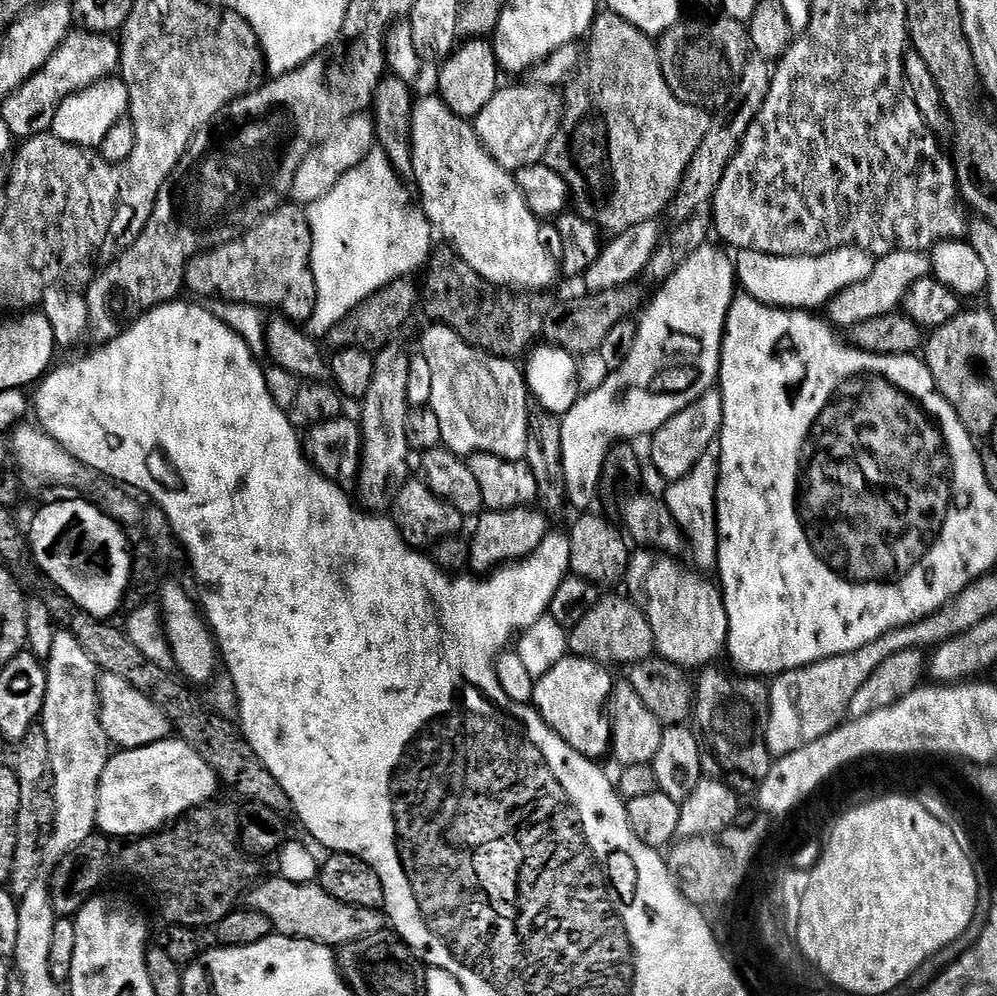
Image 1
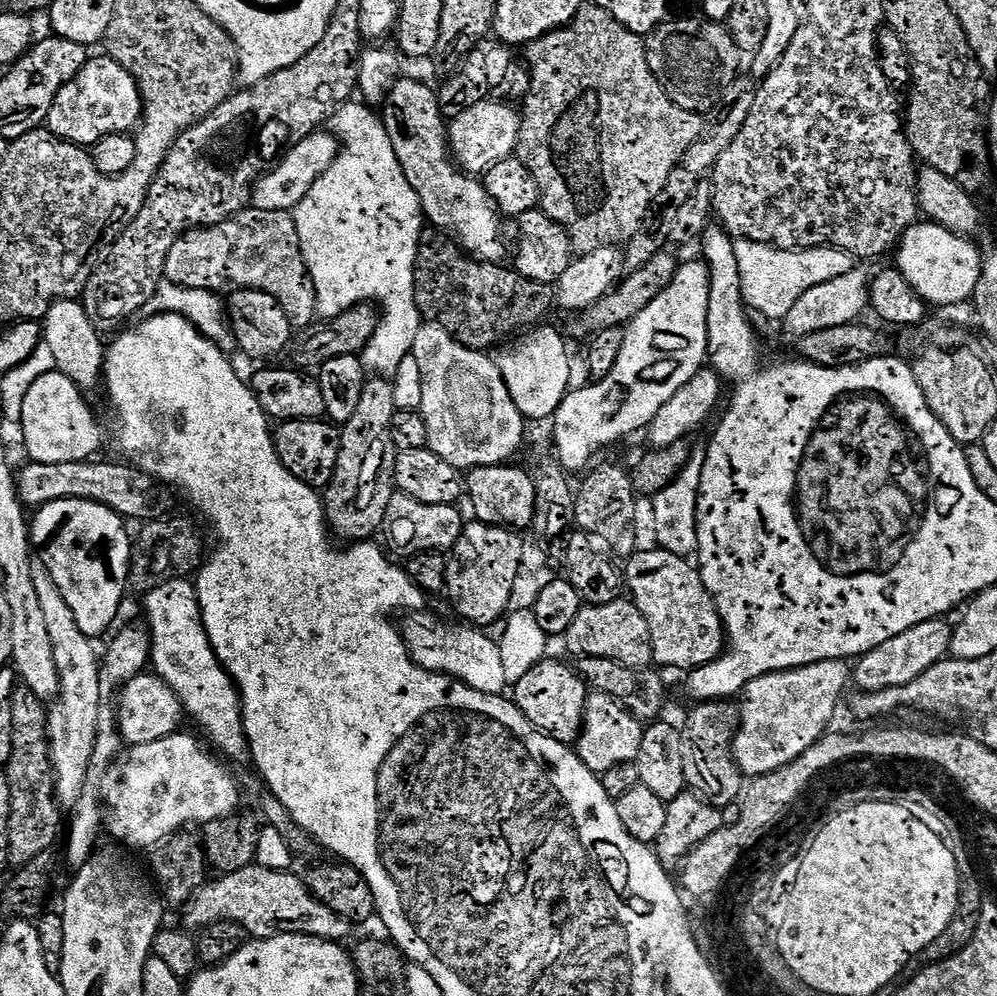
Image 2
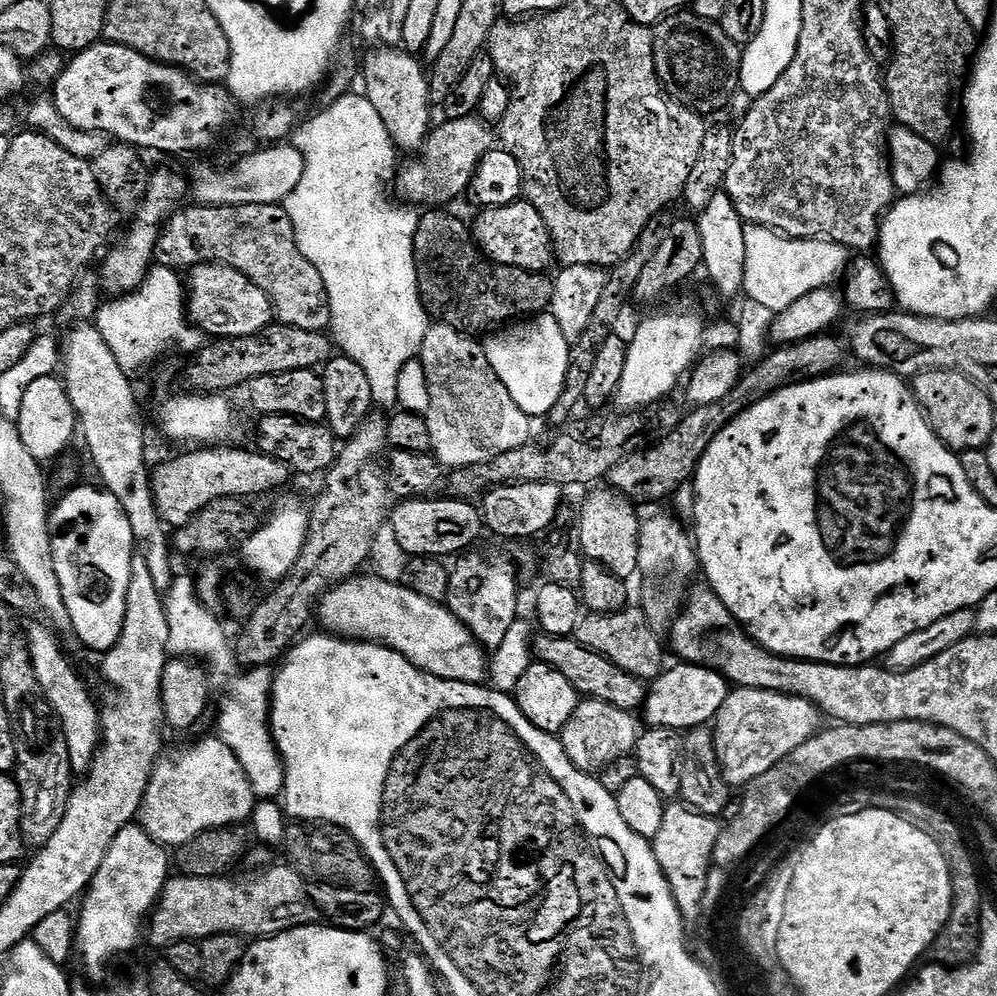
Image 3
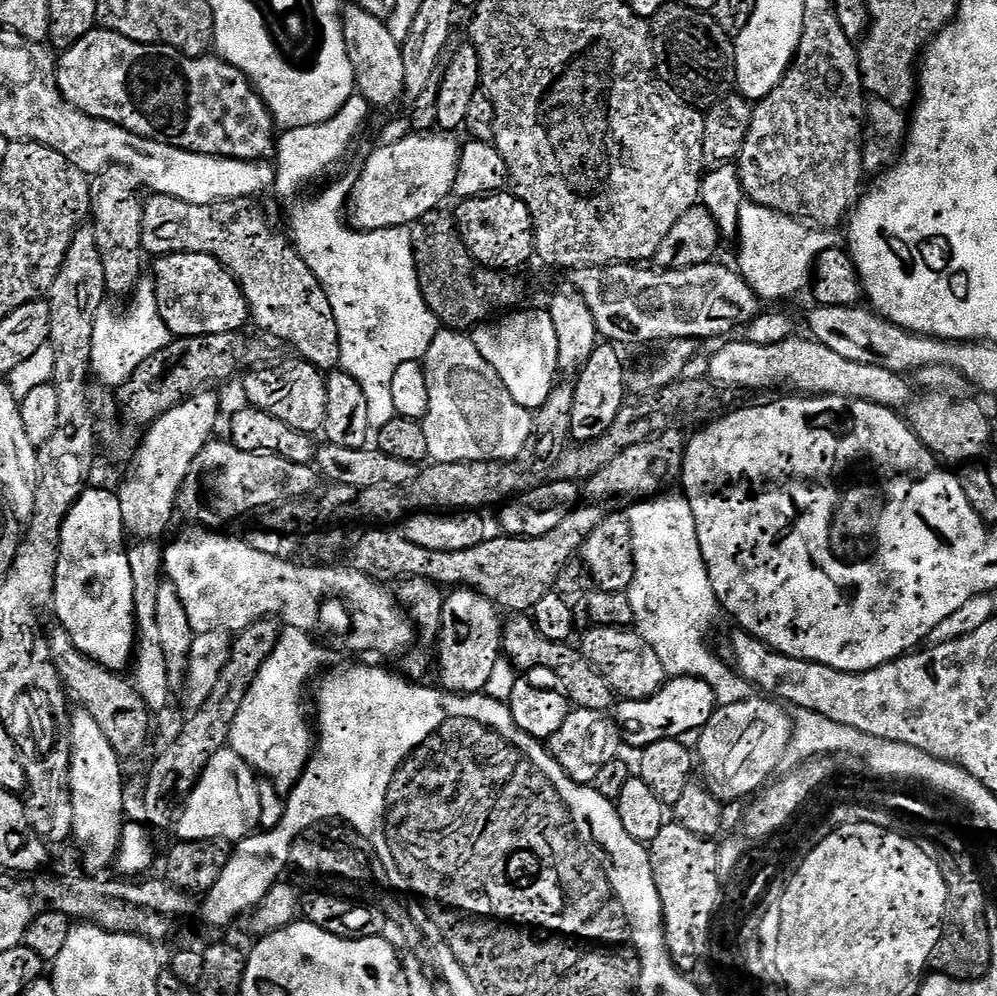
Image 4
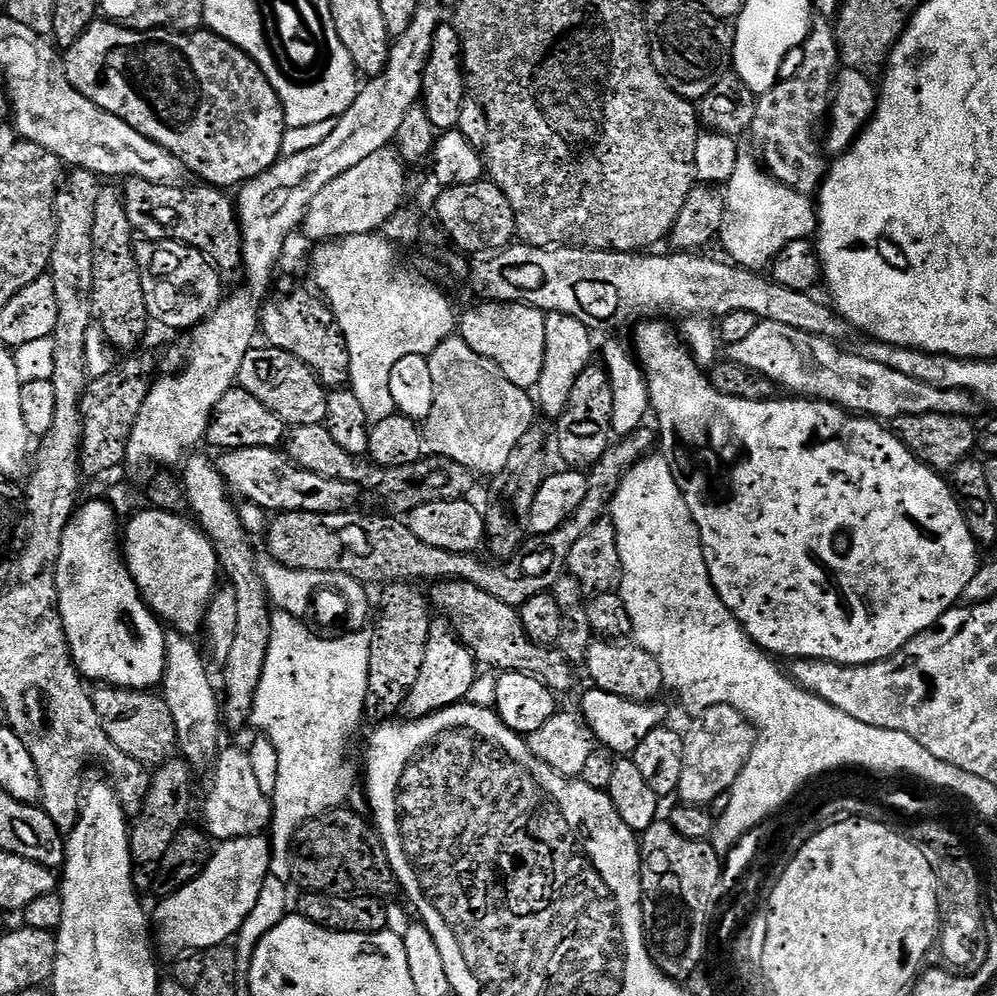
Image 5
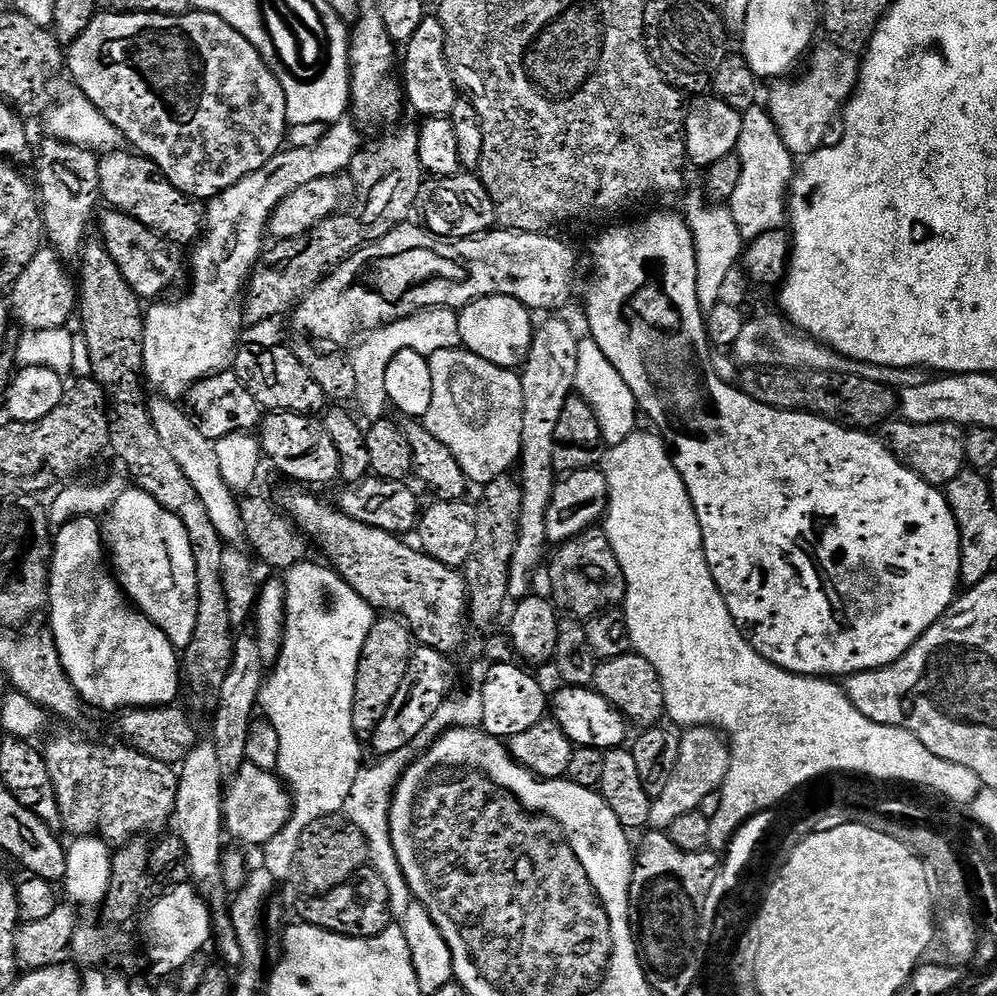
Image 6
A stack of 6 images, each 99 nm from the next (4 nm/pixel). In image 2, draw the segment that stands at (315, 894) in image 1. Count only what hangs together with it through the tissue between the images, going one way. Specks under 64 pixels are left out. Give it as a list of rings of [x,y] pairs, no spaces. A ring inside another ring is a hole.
[[[255,863],[237,872],[217,875],[217,880],[209,879],[188,901],[183,909],[183,923],[192,930],[207,930],[213,924],[241,924],[249,937],[258,940],[294,934],[344,942],[354,928],[353,921],[322,903],[309,890],[305,877],[294,873],[292,870],[264,868]]]

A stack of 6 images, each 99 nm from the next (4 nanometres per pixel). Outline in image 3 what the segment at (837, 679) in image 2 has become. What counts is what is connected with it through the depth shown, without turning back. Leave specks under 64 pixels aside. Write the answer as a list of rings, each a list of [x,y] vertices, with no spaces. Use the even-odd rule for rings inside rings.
[[[733,687],[731,691],[729,696],[727,693],[723,697],[720,712],[716,715],[714,735],[720,769],[733,786],[746,786],[754,778],[766,774],[766,770],[798,750],[798,746],[816,735],[821,727],[821,709],[807,696],[762,688]]]

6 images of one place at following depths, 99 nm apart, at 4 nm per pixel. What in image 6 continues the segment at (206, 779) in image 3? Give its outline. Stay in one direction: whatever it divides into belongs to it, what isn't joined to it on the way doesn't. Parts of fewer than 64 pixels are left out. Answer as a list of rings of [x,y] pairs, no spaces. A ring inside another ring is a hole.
[[[245,762],[242,770],[231,777],[224,797],[224,826],[229,837],[244,844],[262,846],[286,826],[292,816],[292,798],[275,771],[264,771]]]

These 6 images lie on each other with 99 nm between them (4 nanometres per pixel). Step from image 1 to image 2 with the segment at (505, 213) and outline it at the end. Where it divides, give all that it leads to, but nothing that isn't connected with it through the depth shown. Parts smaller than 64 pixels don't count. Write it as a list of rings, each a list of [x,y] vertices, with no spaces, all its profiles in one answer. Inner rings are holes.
[[[400,78],[391,92],[390,104],[396,107],[412,143],[408,148],[409,156],[406,156],[407,174],[420,195],[425,217],[445,228],[448,231],[445,233],[455,237],[471,255],[489,262],[503,261],[504,244],[500,241],[502,212],[484,184],[475,175],[465,174],[454,163],[446,131],[446,113],[440,108],[437,89],[416,80]]]

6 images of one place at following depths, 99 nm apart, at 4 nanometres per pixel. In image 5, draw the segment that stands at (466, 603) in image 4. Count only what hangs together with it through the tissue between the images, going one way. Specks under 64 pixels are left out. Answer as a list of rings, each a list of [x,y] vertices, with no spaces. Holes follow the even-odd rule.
[[[443,618],[433,619],[430,638],[426,642],[426,659],[422,662],[422,674],[418,674],[418,682],[410,690],[410,694],[404,699],[403,711],[414,720],[421,720],[432,712],[440,712],[451,704],[459,704],[467,701],[467,695],[478,675],[478,661],[476,654],[471,652],[463,640],[456,635],[456,629]]]

